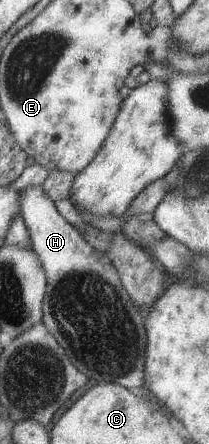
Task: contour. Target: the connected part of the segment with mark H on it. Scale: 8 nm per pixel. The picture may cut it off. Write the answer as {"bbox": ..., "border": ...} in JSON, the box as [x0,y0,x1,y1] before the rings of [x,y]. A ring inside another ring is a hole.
{"bbox":[19,185,147,388],"border":[[[40,185],[19,191],[19,213],[46,277],[41,323],[64,349],[76,370],[87,379],[124,388],[142,386],[147,342],[144,320],[121,285],[110,259],[82,238],[56,210]],[[104,318],[112,318],[112,324],[106,324]]]}

